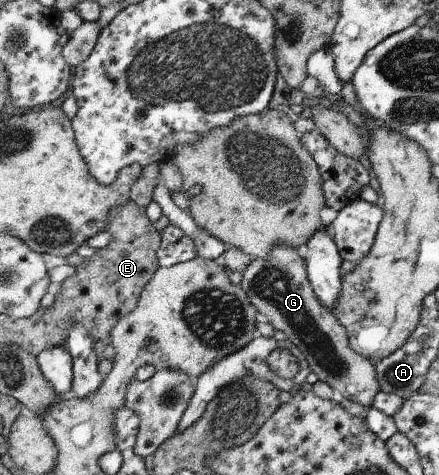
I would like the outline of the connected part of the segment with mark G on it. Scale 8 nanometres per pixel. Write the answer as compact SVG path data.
M279 243L265 258L253 258L243 271L240 287L247 293L251 304L267 316L267 323L274 330L281 330L306 356L310 369L317 374L319 381L331 386L338 398L352 400L367 409L380 391L375 367L368 358L350 347L344 326L316 297L300 251L292 246L283 248Z

